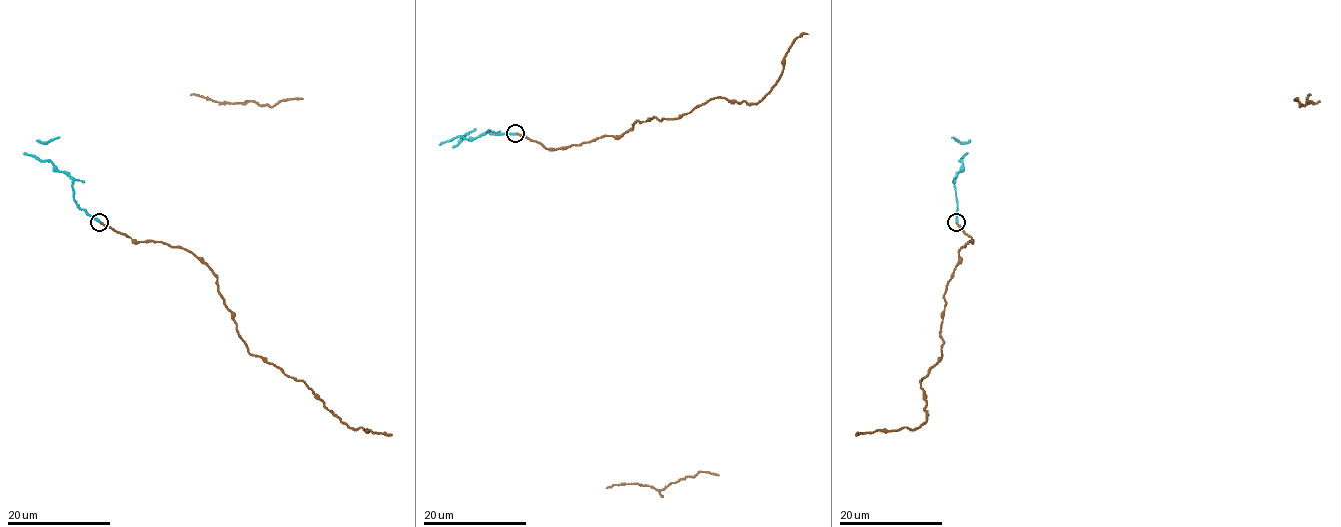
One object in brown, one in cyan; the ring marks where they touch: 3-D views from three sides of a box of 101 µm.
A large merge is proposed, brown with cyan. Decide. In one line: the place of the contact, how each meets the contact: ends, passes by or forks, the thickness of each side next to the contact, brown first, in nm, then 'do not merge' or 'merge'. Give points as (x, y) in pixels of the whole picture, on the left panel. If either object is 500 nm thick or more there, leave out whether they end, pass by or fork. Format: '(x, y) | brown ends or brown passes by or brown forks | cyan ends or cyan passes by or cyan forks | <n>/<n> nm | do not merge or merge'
(99, 222) | brown ends | cyan ends | 240/240 nm | merge

